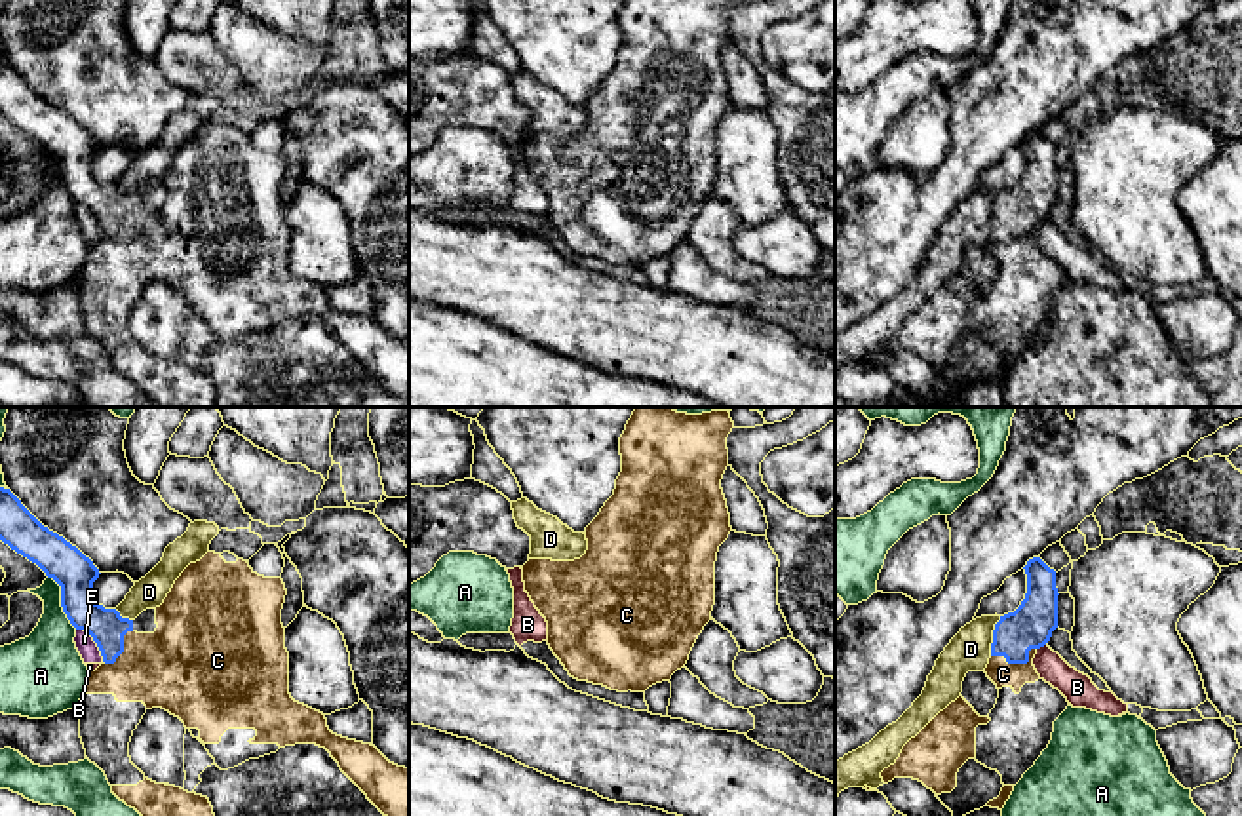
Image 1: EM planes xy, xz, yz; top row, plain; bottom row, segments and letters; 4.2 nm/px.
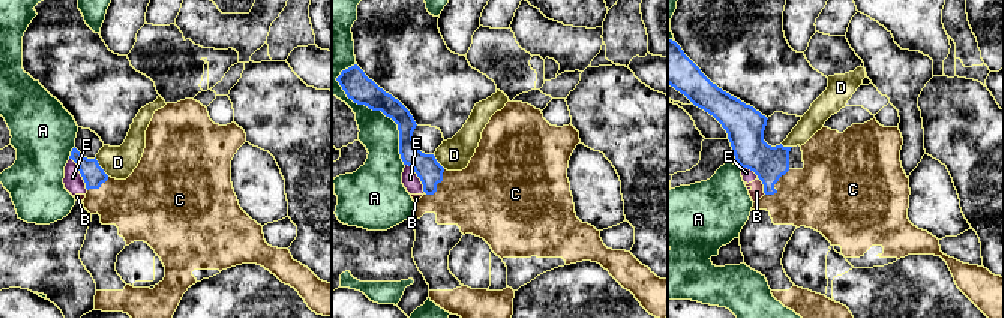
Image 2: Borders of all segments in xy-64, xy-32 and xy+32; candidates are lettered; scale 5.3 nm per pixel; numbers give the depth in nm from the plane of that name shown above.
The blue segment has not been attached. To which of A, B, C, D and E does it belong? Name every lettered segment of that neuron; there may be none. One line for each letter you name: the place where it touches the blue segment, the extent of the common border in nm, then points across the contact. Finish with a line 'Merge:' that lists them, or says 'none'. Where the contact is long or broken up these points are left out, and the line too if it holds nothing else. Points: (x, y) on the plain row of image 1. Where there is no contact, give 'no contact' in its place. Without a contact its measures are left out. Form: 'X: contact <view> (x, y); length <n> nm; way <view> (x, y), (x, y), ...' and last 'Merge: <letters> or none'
C: contact yz (1016, 236); length 200 nm; way yz (1029, 200), (1016, 213), (1016, 236), (1003, 248)
Merge: C

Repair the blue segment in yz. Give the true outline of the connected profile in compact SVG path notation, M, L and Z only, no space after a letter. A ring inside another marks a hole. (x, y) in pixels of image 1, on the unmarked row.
M1033 131L1023 141L1027 148L1027 167L1021 179L995 198L991 232L985 242L987 251L997 259L999 272L987 291L980 291L974 282L959 270L940 285L915 312L911 312L894 339L881 346L884 358L894 352L913 352L922 356L936 369L951 367L957 361L957 346L976 333L1002 350L1002 365L987 380L1002 384L1014 359L1035 339L1048 321L1054 295L1067 283L1067 272L1046 257L1035 243L1037 224L1048 219L1058 202L1058 162L1056 145L1040 131Z

